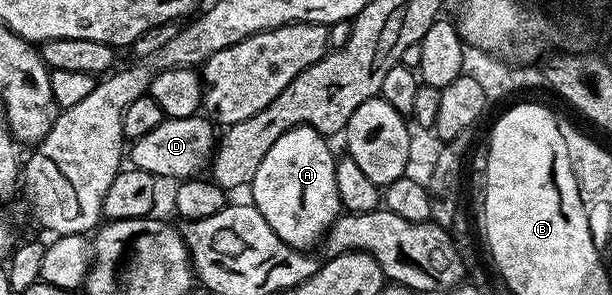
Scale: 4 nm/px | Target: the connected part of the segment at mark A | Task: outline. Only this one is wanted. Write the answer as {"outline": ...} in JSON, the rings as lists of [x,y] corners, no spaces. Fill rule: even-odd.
{"outline":[[[292,128],[267,150],[255,170],[251,203],[267,218],[267,226],[292,248],[313,250],[316,244],[318,247],[329,227],[342,215],[339,190],[335,190],[337,162],[329,144],[330,141],[313,128]]]}

